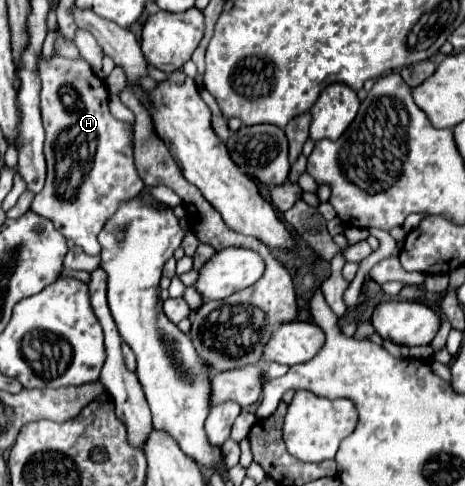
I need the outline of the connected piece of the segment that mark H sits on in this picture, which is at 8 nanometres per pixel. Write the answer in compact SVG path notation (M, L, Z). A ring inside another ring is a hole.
M54 55L50 61L46 61L40 57L38 75L42 79L40 109L42 109L42 123L46 131L44 155L48 163L48 177L46 177L44 189L32 199L30 209L50 219L66 239L80 245L88 255L100 255L98 233L102 231L104 221L108 221L110 215L116 213L122 201L136 197L144 187L134 167L132 145L130 145L132 127L112 117L108 109L108 89L104 81L98 79L82 59L68 61Z

